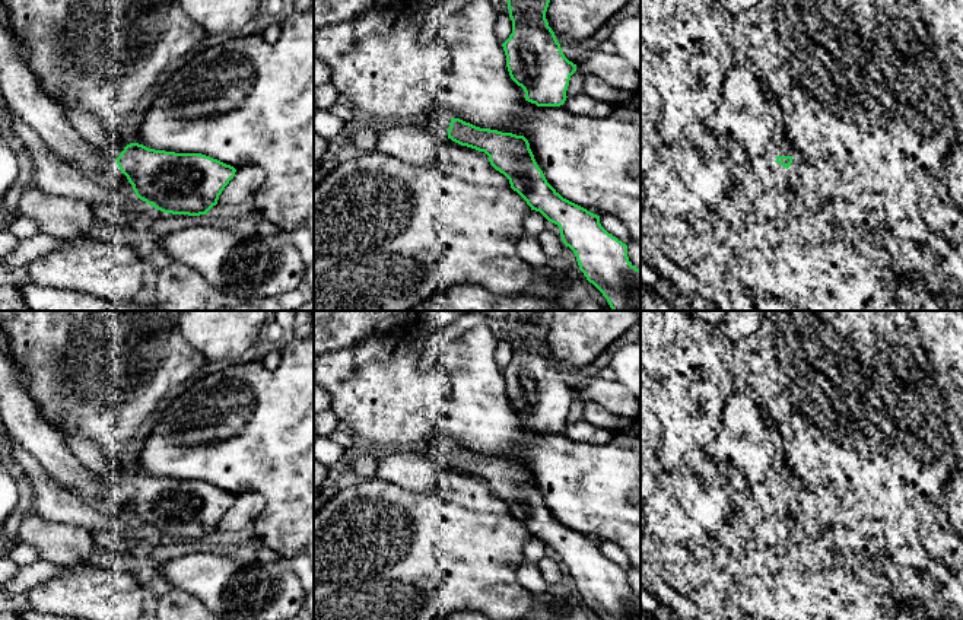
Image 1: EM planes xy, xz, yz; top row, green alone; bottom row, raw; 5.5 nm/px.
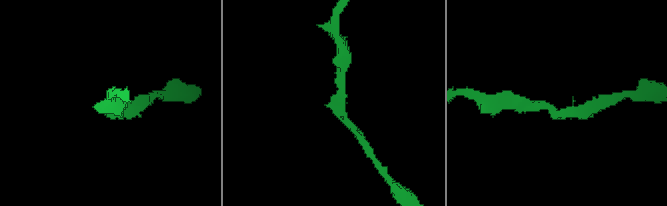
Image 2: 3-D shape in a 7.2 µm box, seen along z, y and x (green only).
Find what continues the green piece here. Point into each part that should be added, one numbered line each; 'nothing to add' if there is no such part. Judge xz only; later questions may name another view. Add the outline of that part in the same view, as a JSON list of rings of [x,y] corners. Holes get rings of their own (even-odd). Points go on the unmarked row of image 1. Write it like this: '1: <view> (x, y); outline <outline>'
1: xz (438, 451); outline [[[428,441],[417,446],[428,455],[435,464],[439,467],[448,464],[448,455],[451,451],[451,445],[445,441]]]

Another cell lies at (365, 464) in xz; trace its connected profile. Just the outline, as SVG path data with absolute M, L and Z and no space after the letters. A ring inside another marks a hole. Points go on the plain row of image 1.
M379 451L359 454L352 470L362 478L375 478L379 465Z

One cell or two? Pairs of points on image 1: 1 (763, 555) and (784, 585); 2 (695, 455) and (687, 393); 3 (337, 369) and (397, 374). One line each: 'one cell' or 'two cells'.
1: two cells
2: one cell
3: one cell

